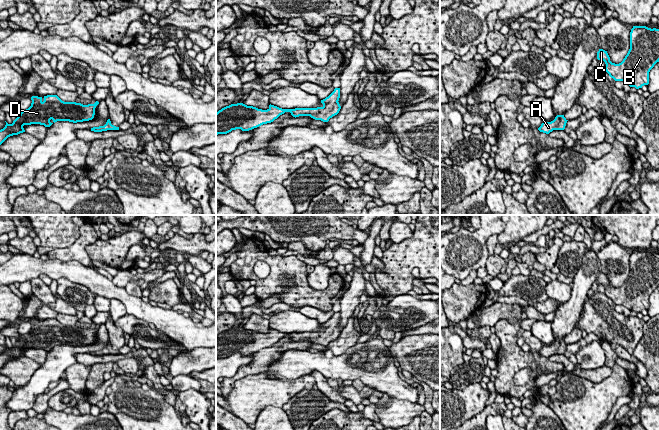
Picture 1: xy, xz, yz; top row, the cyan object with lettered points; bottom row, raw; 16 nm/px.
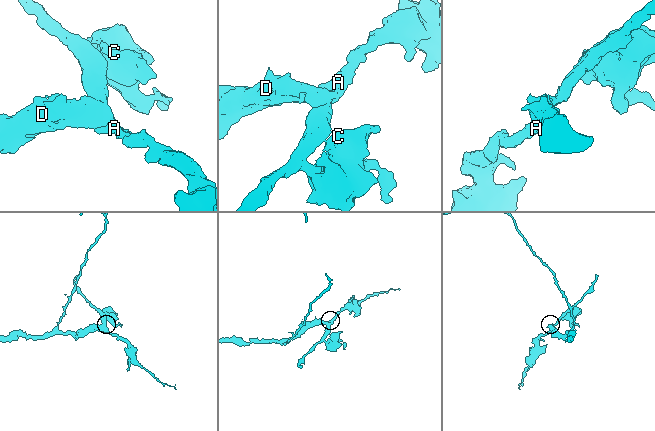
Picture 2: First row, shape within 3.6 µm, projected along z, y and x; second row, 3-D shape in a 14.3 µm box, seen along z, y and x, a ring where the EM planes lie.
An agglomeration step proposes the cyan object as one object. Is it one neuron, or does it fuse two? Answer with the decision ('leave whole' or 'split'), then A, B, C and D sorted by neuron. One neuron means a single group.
leave whole | A B C D

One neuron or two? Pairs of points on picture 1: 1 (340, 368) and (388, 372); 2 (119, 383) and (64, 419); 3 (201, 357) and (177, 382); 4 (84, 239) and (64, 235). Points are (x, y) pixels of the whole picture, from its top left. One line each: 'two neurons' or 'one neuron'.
1: one neuron
2: two neurons
3: two neurons
4: two neurons

